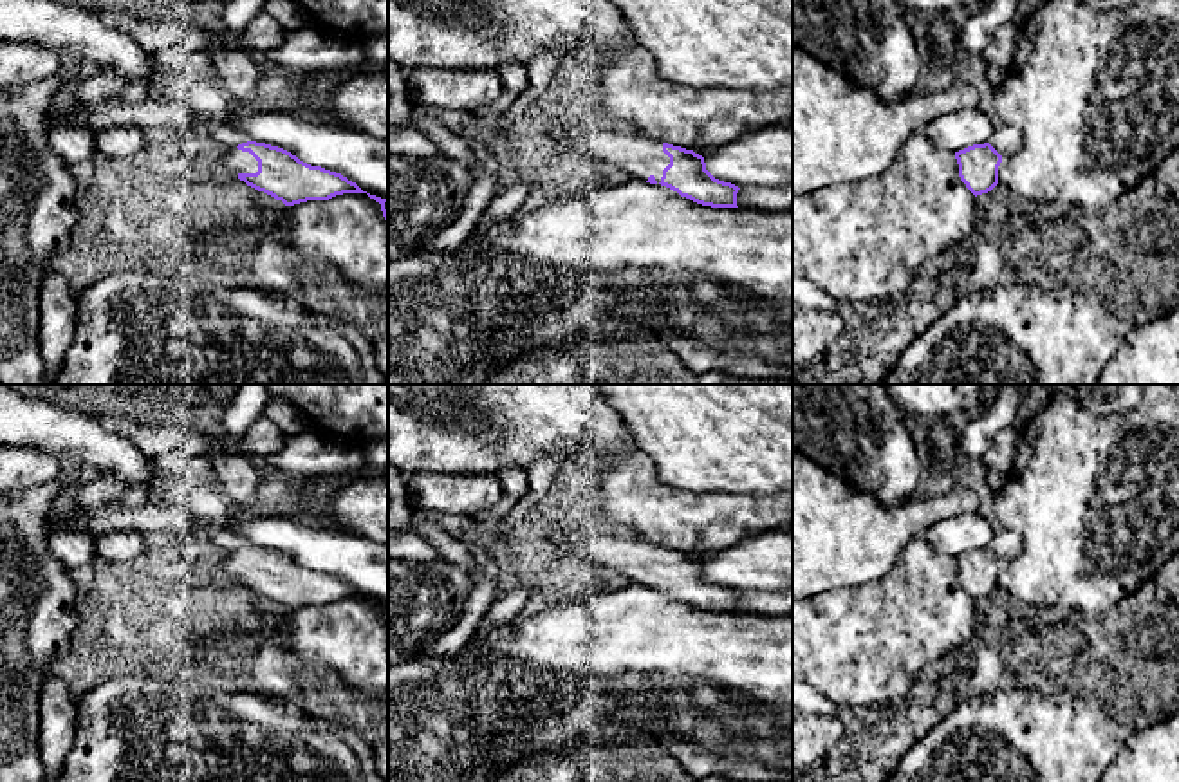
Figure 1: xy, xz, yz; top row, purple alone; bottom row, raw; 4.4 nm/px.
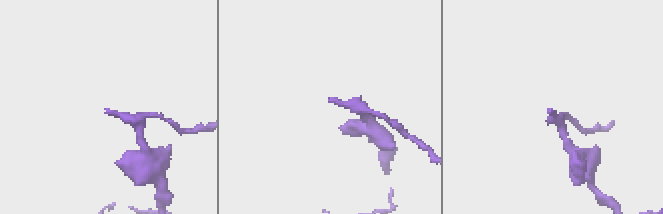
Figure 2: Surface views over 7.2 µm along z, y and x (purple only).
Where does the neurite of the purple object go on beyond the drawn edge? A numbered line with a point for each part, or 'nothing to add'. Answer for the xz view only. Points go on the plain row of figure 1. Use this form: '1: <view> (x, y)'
1: xz (641, 560)

